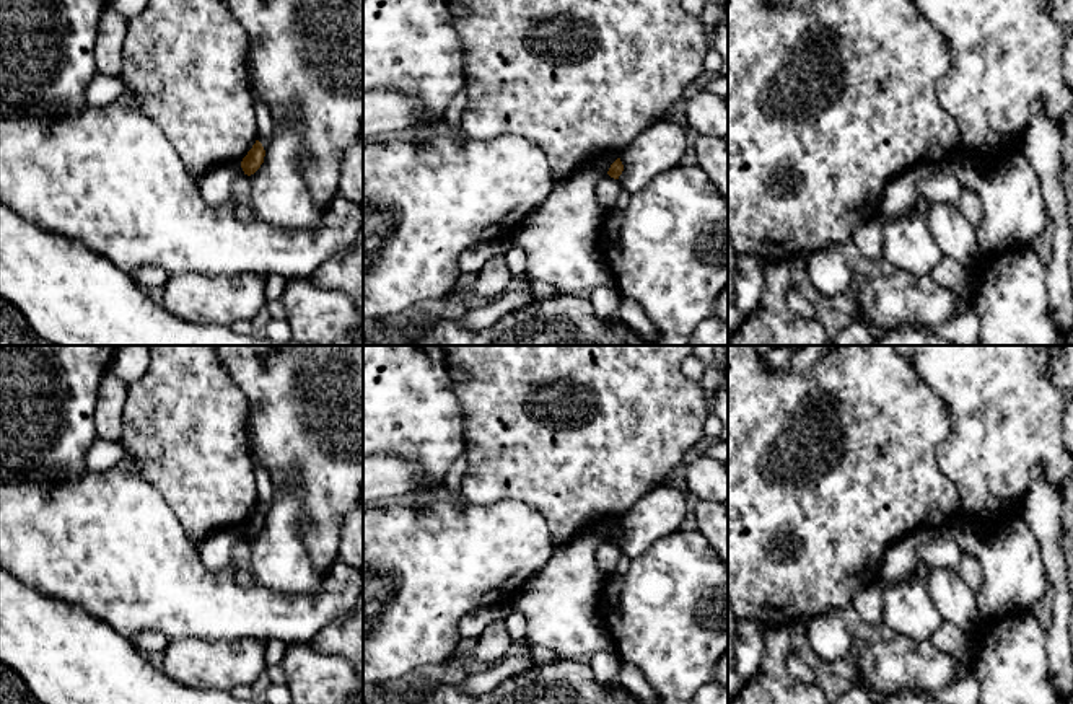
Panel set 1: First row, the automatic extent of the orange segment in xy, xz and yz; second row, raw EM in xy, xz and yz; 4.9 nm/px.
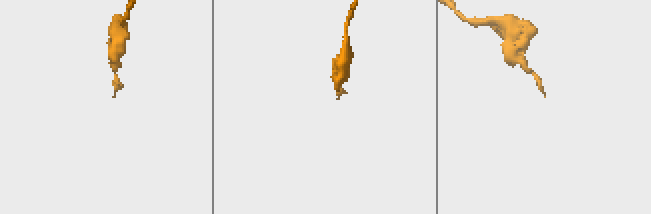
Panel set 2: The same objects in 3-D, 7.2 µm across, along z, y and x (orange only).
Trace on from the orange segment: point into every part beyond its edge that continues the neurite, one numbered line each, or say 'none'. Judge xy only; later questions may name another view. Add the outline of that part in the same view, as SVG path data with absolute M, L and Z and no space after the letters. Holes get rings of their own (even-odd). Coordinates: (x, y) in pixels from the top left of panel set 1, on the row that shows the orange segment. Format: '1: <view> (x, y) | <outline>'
1: xy (266, 124) | M252 95L252 98L254 98L254 109L257 119L257 130L259 130L257 140L262 143L264 150L267 150L274 137L275 122L272 119L269 106L262 103L256 95Z

